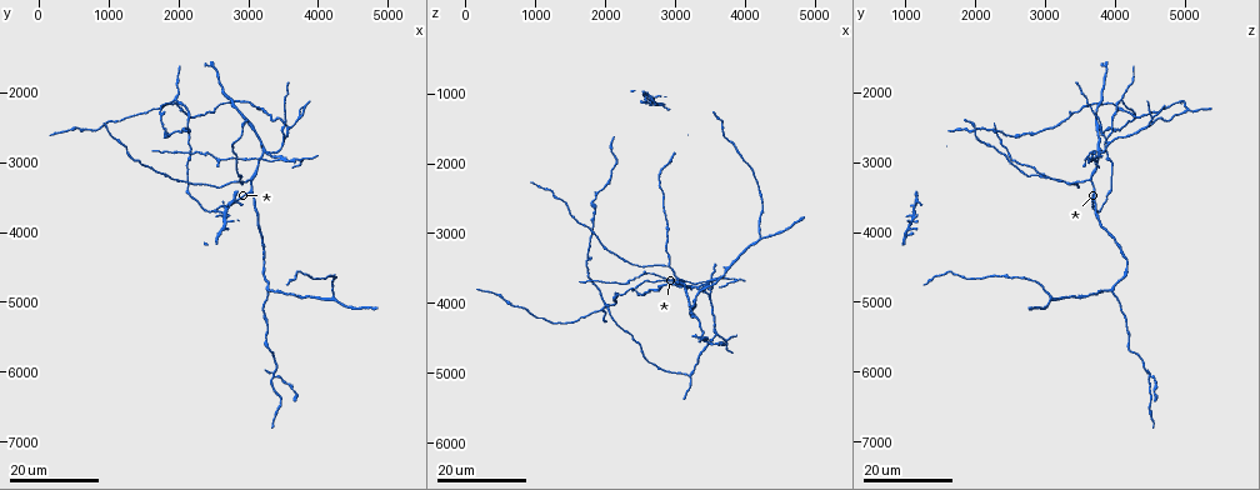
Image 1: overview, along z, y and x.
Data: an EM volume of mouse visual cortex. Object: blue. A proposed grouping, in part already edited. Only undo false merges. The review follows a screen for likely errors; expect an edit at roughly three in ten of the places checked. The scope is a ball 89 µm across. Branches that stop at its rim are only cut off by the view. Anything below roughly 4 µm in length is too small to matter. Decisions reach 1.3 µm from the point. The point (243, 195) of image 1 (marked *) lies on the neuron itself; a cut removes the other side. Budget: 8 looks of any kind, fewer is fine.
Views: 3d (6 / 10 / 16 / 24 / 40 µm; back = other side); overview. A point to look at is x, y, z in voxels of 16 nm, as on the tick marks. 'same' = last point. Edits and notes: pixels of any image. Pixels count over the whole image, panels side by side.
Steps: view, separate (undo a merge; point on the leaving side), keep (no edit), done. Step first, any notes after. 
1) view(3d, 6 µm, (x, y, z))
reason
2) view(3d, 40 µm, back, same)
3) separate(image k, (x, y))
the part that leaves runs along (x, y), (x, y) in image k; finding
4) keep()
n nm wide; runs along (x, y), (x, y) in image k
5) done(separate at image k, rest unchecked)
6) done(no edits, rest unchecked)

view(3d, 16 µm, (3600, 2500, 4450))
branch point

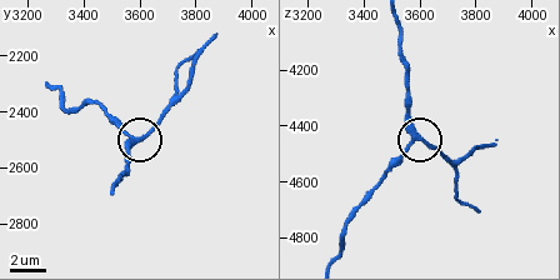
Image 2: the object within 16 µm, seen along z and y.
view(3d, 10 µm, (3580, 2490, 4430))
closer look

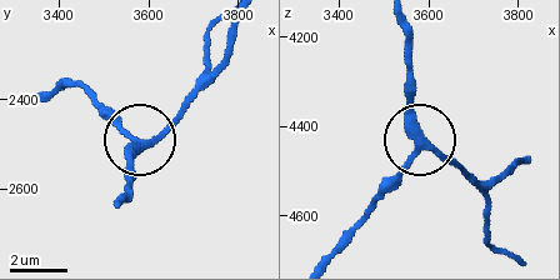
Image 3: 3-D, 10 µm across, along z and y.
keep()
250 nm wide; runs along (406, 25), (409, 125), (483, 188) in image 3; one neuron here

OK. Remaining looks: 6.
view(3d, 24 µm, (3050, 3250, 3650))
three arms meet

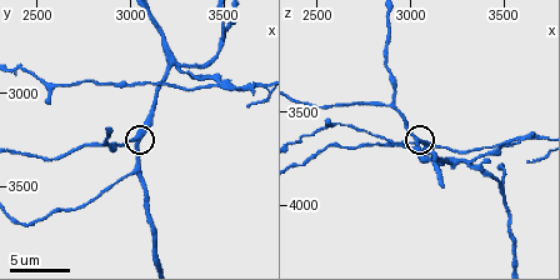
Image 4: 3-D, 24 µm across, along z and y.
view(3d, 10 µm, (3000, 3260, 3640))

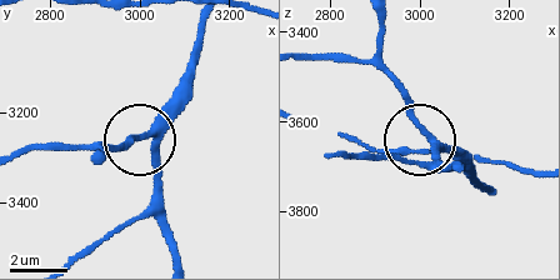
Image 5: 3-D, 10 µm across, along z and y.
keep()
220 nm wide; runs along (109, 238), (151, 194), (156, 159), (140, 136), (109, 144) in image 5; continuous, no second neuron

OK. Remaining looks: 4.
view(3d, 24 µm, (3250, 2800, 3750))
three-way junction

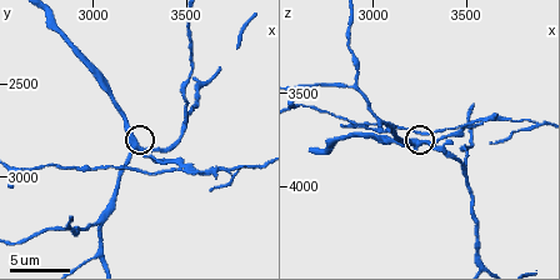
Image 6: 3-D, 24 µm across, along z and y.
view(3d, 6 µm, same)

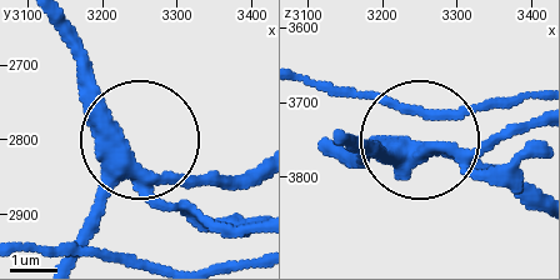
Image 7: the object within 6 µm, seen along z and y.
separate(image 7, (199, 213))
the part that leaves runs along (140, 184), (208, 220), (256, 228) in image 7; a second neuron is stuck on

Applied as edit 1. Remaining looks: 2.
done(separate at image 7, rest unchecked)

